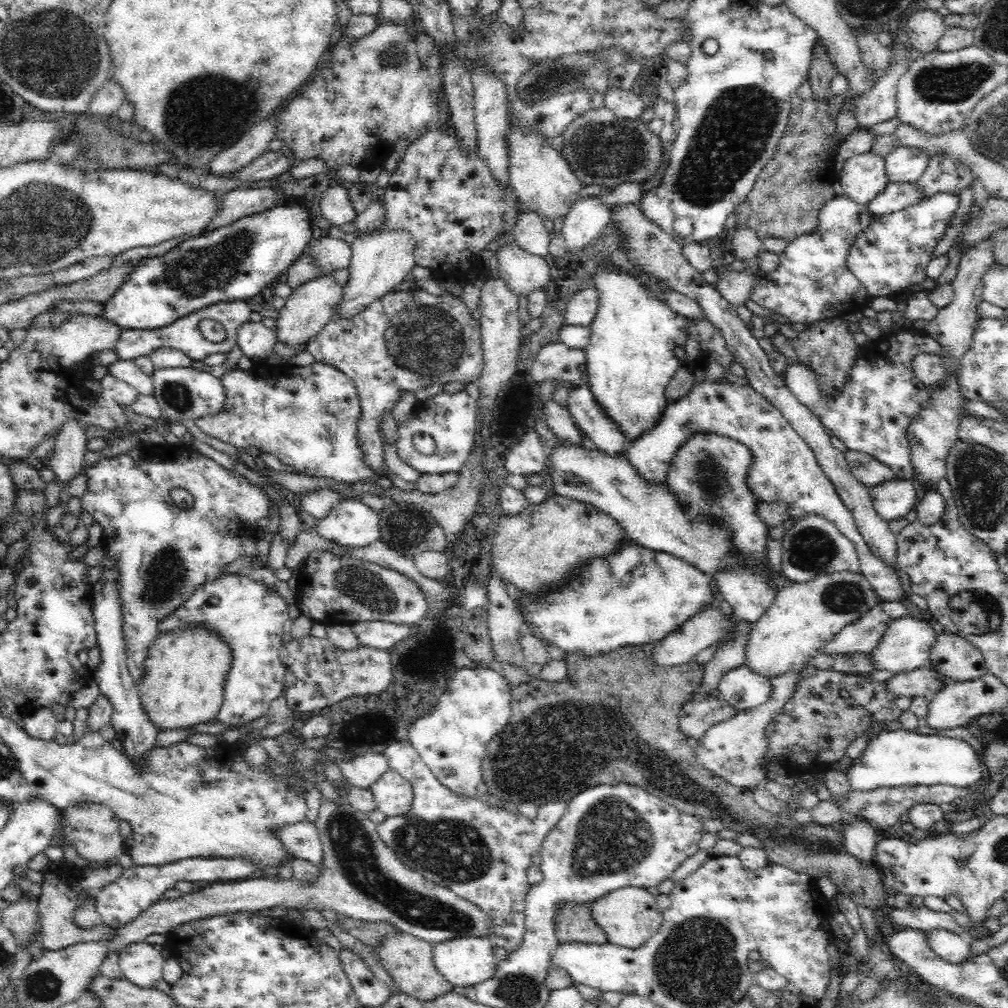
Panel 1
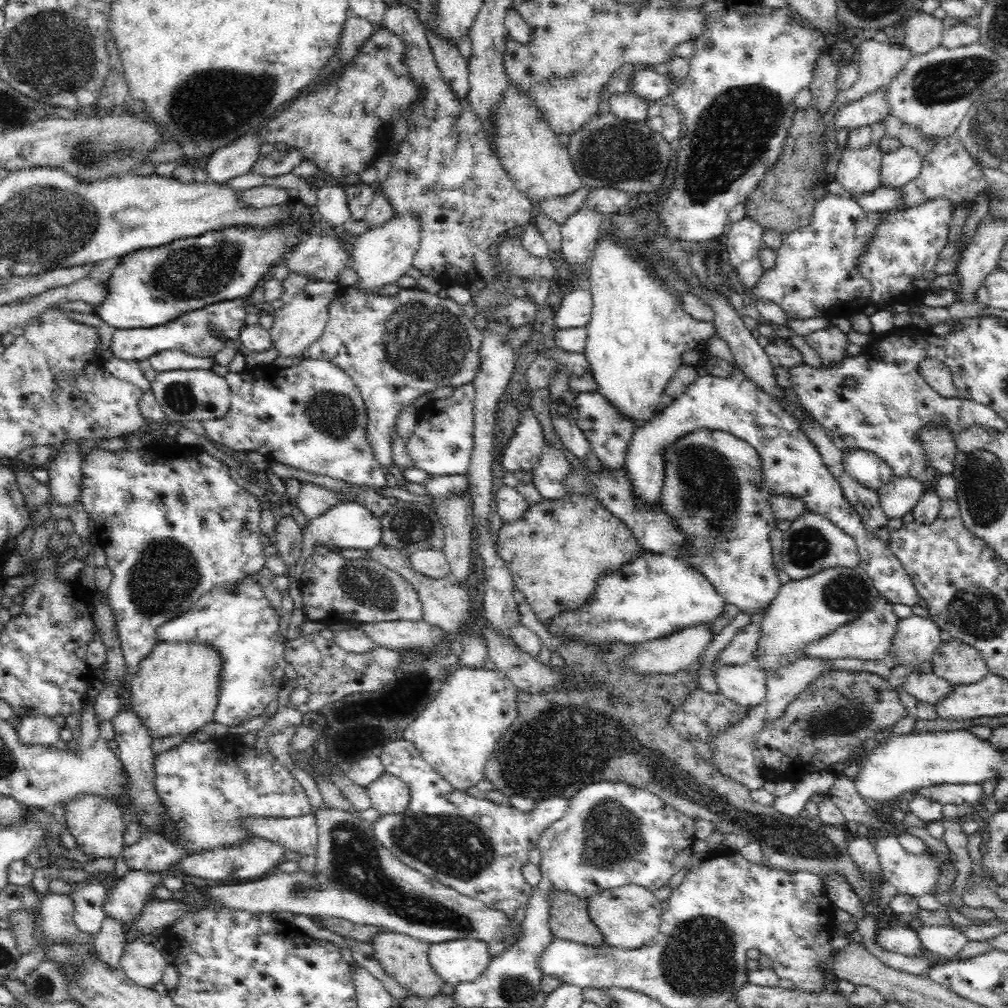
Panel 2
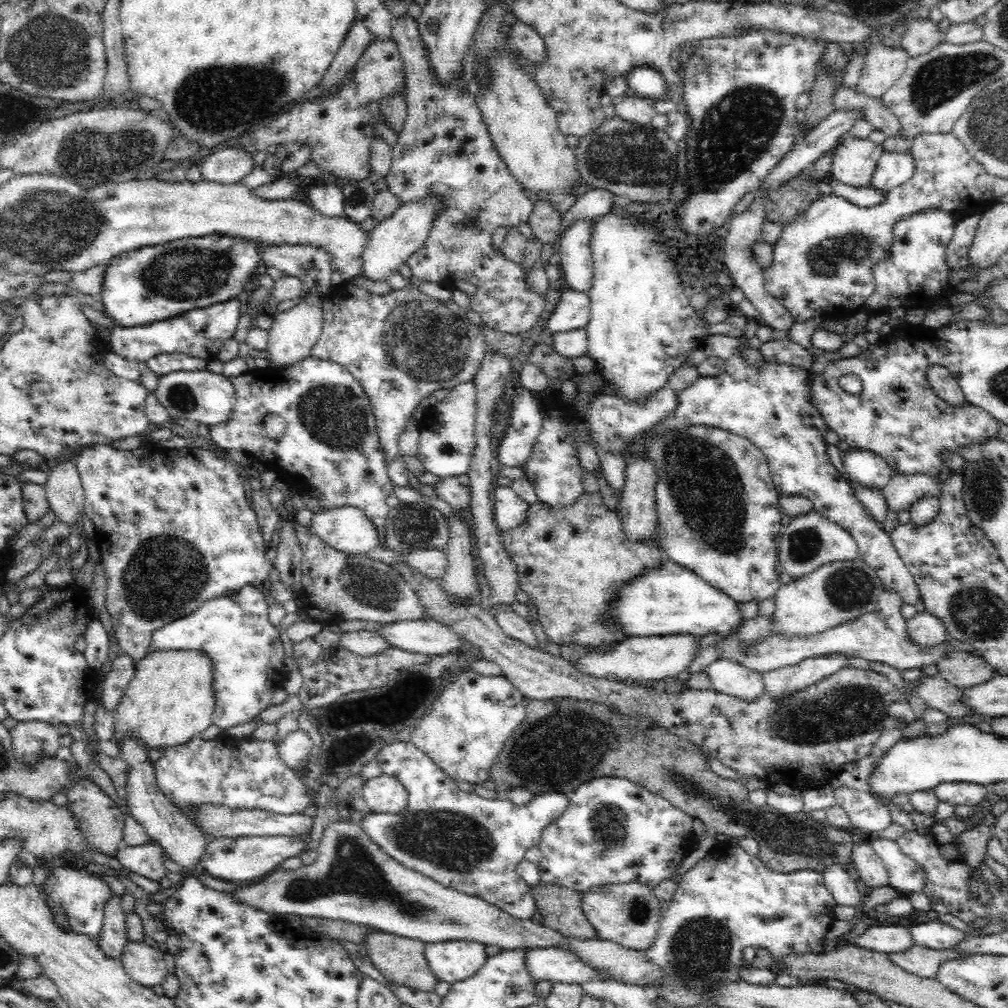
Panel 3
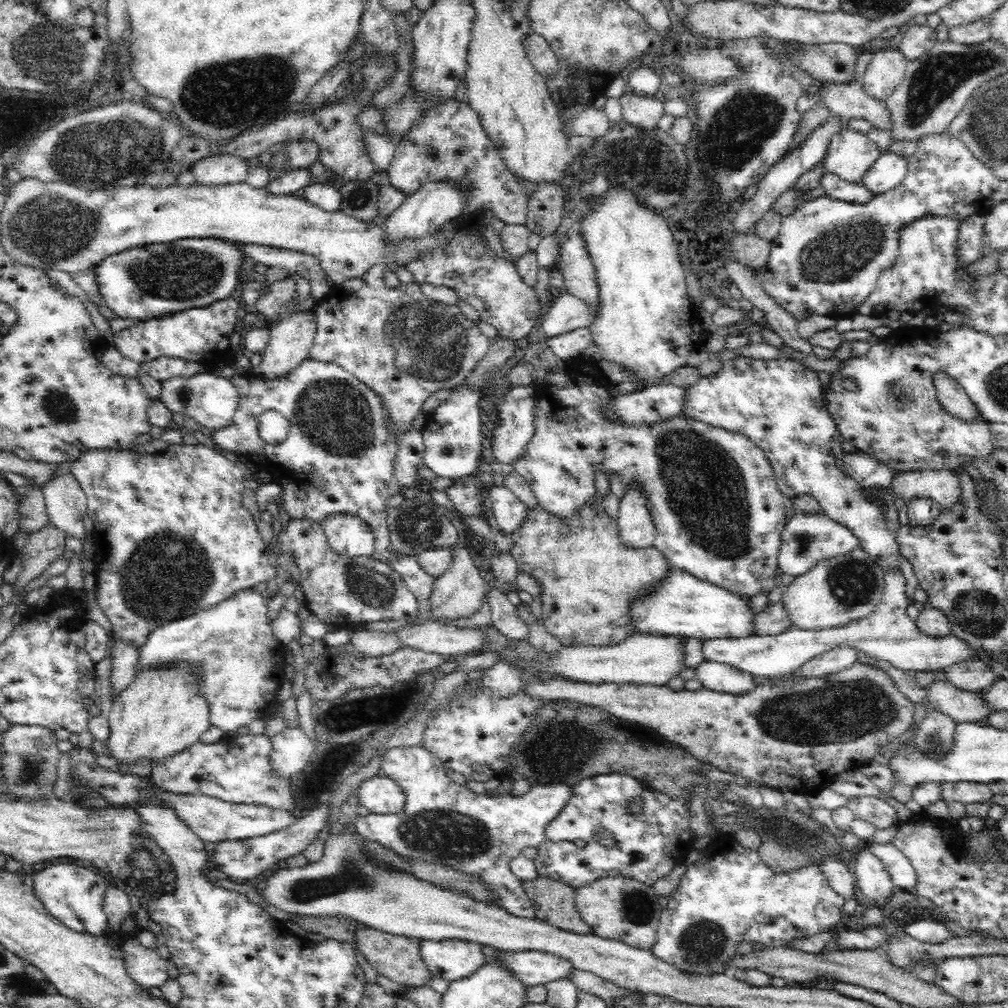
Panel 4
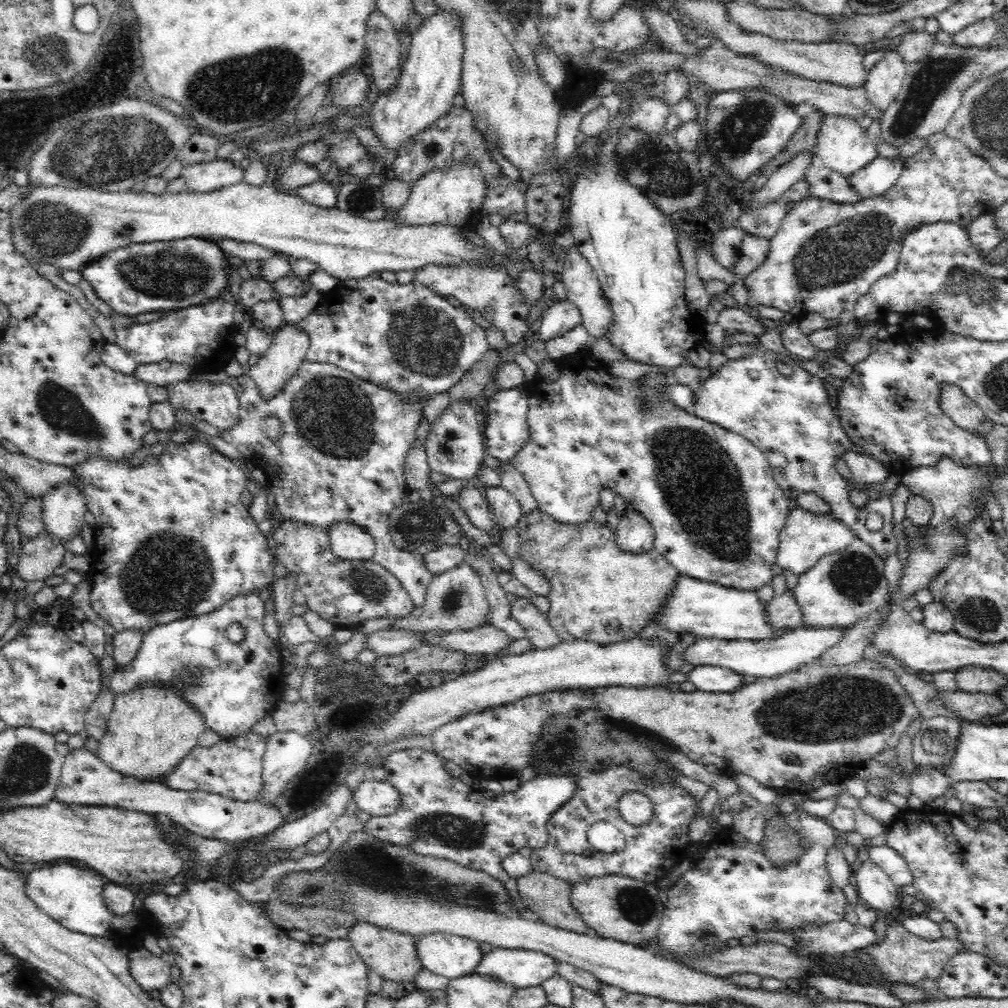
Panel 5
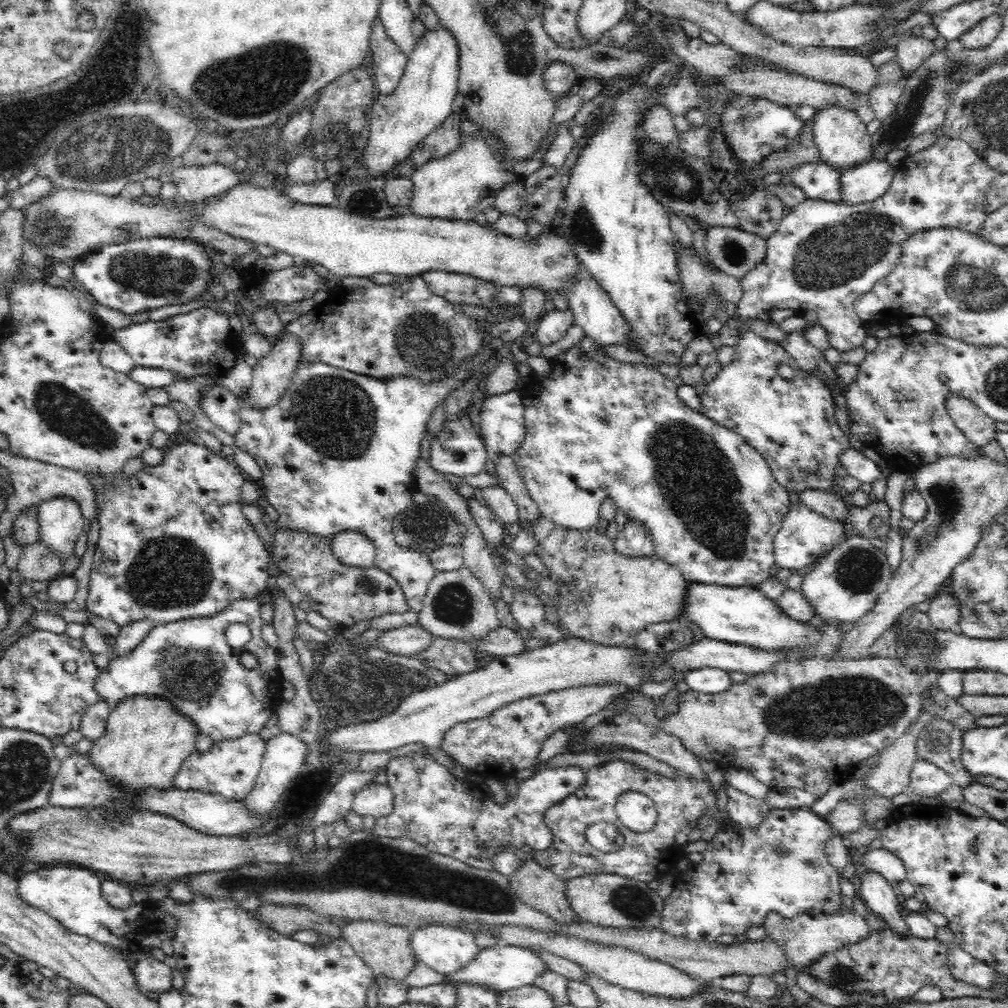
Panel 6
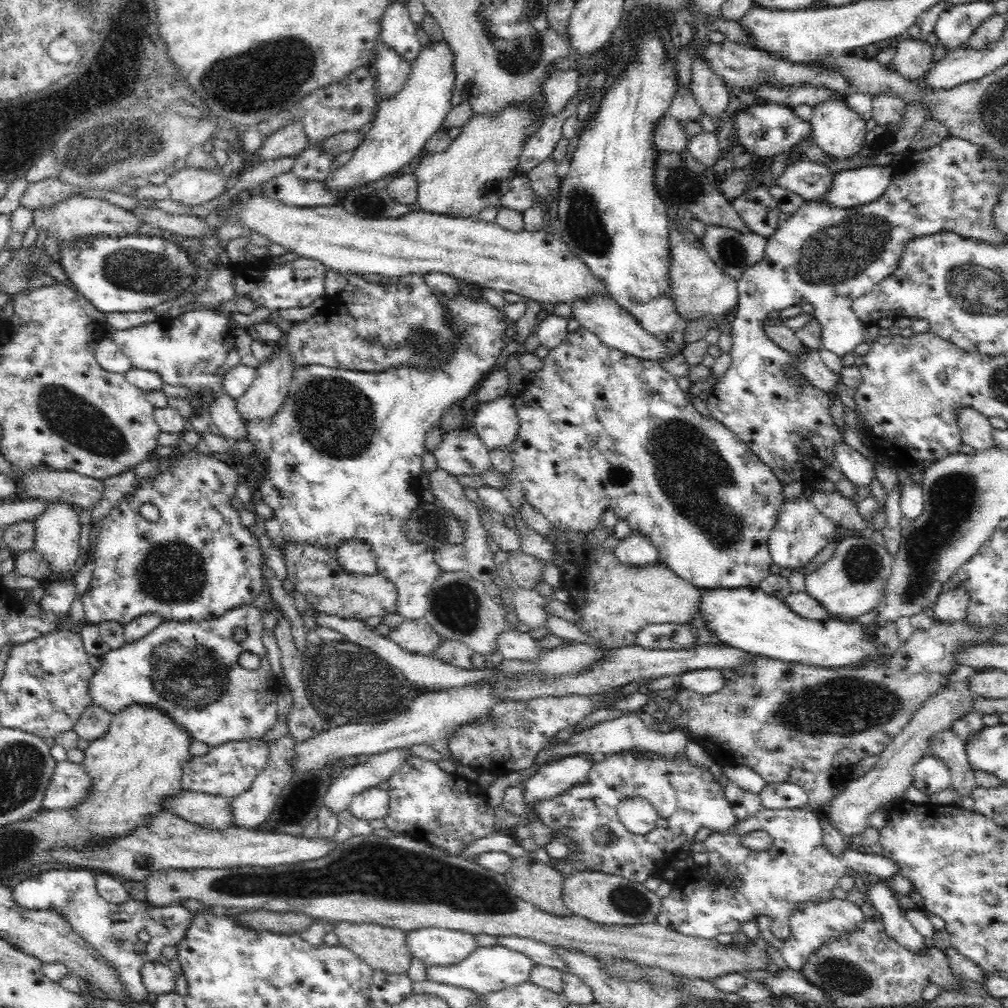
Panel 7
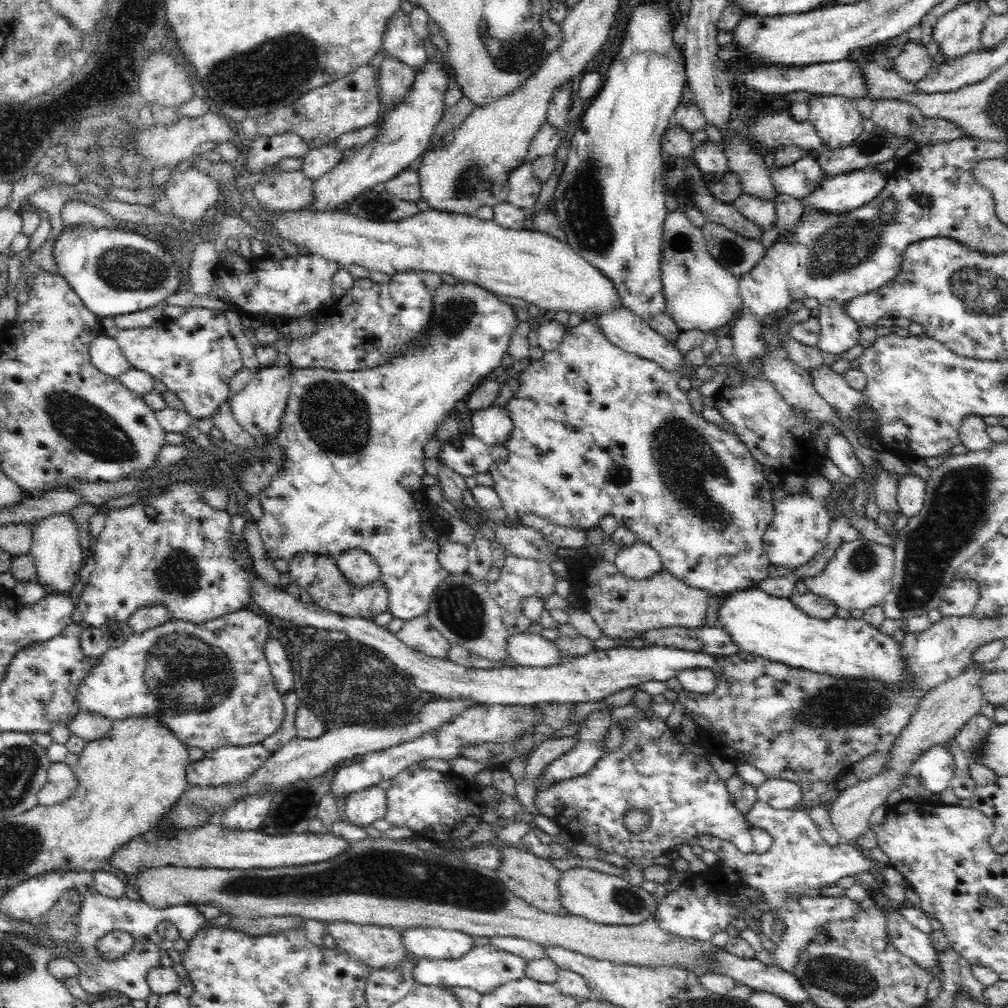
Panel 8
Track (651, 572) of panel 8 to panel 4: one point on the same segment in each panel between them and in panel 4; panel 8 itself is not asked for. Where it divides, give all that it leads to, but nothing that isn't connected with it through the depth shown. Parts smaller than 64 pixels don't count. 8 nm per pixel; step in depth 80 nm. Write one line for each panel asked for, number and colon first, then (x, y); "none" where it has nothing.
4: (636, 529)
5: (634, 534)
6: (634, 542)
7: (635, 551)

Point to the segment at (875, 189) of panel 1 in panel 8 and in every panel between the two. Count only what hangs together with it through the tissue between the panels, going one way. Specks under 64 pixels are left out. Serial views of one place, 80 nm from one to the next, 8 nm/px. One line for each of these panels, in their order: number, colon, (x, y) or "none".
2: (858, 170)
3: (854, 159)
4: (849, 154)
5: (844, 146)
6: (841, 136)
7: (836, 128)
8: (837, 120)

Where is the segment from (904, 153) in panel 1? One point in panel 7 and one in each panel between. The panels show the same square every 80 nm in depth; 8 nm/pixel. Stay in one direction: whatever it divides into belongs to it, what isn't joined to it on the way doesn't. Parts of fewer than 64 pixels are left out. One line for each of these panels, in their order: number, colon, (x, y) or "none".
2: (897, 167)
3: (892, 169)
4: (887, 171)
5: (873, 179)
6: (866, 182)
7: (849, 188)

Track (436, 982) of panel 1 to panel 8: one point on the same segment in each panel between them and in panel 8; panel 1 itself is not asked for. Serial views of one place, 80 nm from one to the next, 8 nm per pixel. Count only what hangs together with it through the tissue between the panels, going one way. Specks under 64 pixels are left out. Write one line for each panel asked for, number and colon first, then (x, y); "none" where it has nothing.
2: (405, 959)
3: (401, 960)
4: (398, 957)
5: (390, 953)
6: (385, 949)
7: (381, 948)
8: (379, 947)

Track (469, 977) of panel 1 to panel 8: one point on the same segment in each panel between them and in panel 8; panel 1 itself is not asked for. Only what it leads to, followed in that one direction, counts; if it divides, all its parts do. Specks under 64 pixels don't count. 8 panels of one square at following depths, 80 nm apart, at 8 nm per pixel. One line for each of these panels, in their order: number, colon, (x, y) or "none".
2: (456, 961)
3: (451, 961)
4: (452, 959)
5: (447, 954)
6: (443, 949)
7: (441, 947)
8: (435, 943)

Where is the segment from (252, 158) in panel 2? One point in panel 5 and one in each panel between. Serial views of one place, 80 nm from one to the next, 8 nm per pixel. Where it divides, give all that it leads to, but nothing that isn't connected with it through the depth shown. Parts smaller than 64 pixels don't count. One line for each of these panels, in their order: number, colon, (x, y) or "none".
3: (228, 166)
4: (222, 169)
5: (205, 177)

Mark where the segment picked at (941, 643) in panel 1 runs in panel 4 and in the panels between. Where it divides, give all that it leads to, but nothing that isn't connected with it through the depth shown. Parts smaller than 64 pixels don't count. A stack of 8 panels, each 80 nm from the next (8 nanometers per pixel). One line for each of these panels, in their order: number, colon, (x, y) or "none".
2: (960, 664)
3: (964, 670)
4: (975, 676)

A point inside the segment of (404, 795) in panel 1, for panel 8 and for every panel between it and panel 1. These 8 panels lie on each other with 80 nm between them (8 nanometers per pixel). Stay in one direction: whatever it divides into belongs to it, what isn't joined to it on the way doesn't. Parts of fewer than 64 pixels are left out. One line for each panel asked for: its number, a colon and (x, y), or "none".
2: (389, 795)
3: (383, 794)
4: (379, 795)
5: (378, 798)
6: (376, 800)
7: (372, 803)
8: (362, 808)

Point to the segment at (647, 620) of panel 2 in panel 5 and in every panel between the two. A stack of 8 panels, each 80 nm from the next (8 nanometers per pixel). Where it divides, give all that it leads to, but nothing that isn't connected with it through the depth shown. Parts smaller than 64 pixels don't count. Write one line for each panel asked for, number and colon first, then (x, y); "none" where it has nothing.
3: (672, 600)
4: (684, 606)
5: (710, 611)

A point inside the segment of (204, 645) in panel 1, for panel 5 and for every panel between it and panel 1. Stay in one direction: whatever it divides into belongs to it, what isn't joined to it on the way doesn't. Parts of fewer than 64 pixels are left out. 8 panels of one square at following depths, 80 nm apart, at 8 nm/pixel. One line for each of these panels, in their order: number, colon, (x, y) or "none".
2: (174, 691)
3: (168, 701)
4: (159, 714)
5: (149, 731)

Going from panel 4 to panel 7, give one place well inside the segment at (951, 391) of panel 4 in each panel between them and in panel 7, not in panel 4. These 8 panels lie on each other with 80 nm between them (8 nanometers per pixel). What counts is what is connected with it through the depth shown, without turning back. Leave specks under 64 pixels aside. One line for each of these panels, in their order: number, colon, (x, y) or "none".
5: (966, 414)
6: (978, 429)
7: (975, 429)

